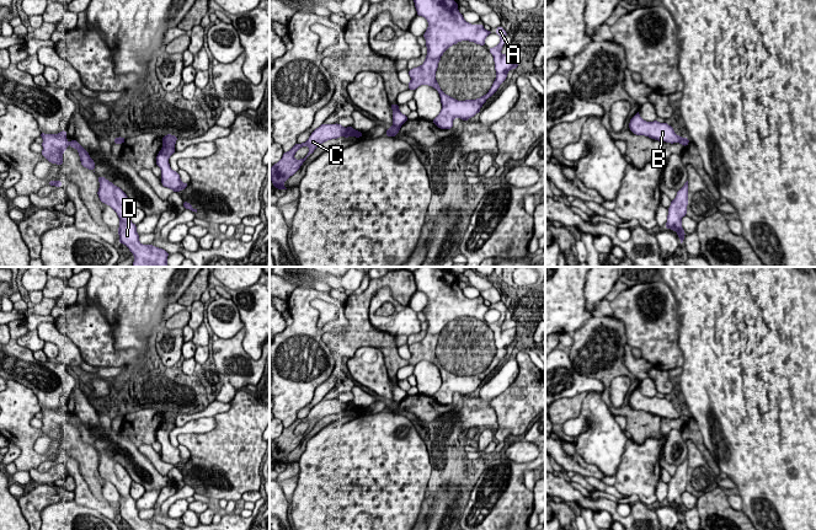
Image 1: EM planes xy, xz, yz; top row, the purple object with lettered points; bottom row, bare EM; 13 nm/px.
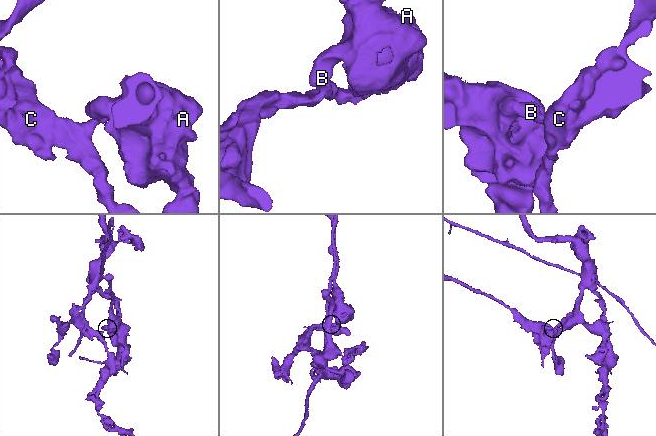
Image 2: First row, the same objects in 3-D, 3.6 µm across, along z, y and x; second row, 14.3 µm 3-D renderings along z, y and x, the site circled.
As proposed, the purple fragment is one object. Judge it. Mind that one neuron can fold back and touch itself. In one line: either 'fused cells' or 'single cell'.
fused cells

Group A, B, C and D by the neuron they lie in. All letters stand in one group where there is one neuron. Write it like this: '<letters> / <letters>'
A B / C D

